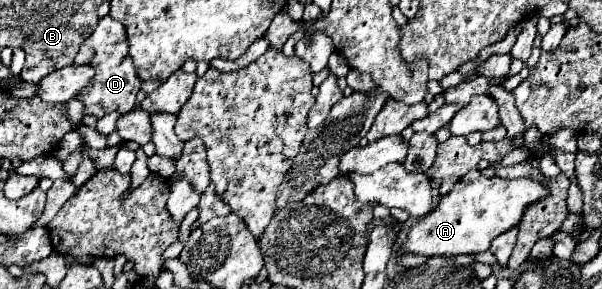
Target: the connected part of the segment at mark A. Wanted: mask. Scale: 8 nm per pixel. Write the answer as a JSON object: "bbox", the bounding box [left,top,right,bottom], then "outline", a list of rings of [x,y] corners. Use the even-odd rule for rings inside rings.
{"bbox":[407,176,549,254],"outline":[[[479,176],[473,182],[457,182],[453,190],[441,198],[437,208],[425,216],[423,220],[415,222],[407,234],[407,250],[413,254],[477,254],[485,252],[491,240],[509,228],[517,226],[523,218],[527,206],[541,202],[549,196],[545,184],[535,182],[531,178],[485,178]]]}

